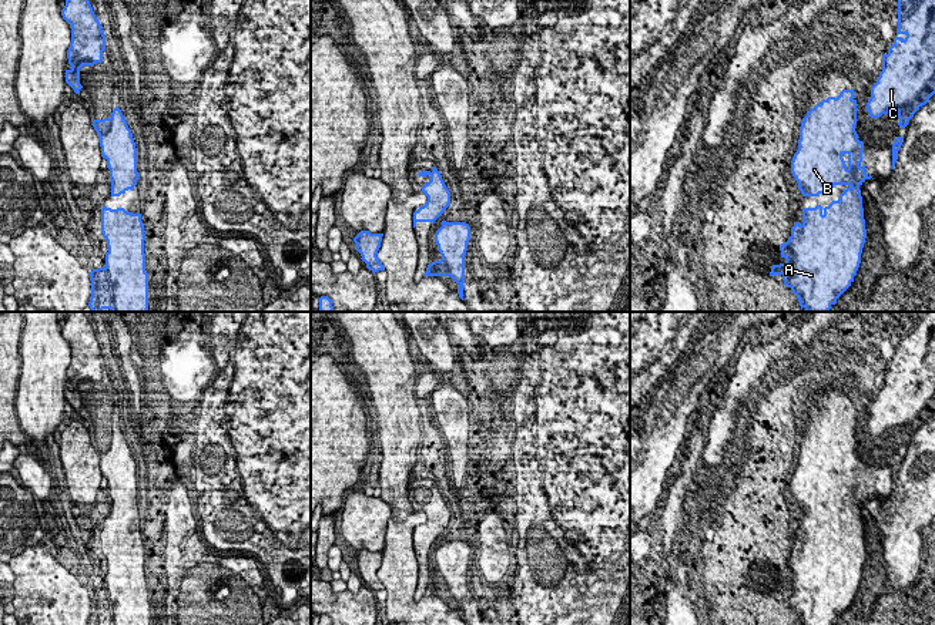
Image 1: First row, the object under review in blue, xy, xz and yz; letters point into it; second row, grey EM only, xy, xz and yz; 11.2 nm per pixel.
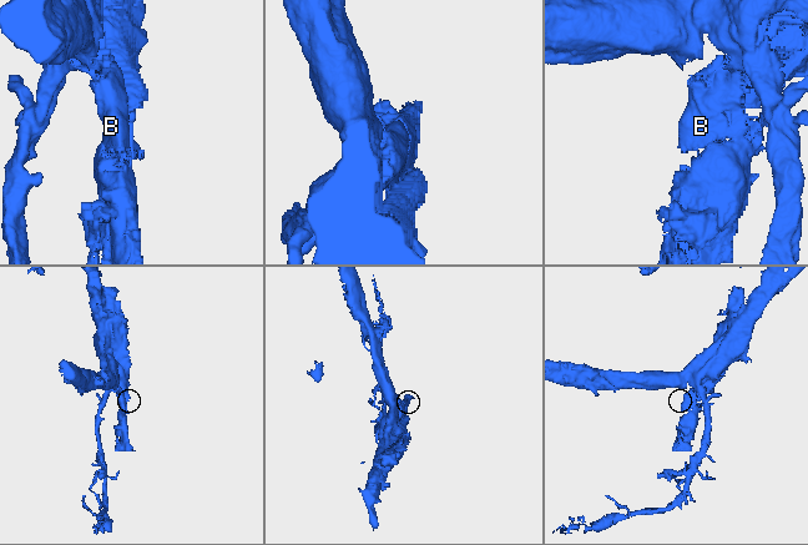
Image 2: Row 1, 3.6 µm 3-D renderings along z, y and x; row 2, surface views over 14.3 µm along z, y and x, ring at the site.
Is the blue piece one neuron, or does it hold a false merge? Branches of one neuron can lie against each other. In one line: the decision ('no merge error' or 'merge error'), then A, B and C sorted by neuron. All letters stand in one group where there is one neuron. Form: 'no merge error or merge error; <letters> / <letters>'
no merge error; A B C

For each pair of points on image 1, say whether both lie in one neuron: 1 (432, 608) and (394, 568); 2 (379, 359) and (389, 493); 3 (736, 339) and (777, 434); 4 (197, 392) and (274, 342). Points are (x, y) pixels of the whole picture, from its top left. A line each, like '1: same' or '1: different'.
1: same
2: same
3: different
4: different

